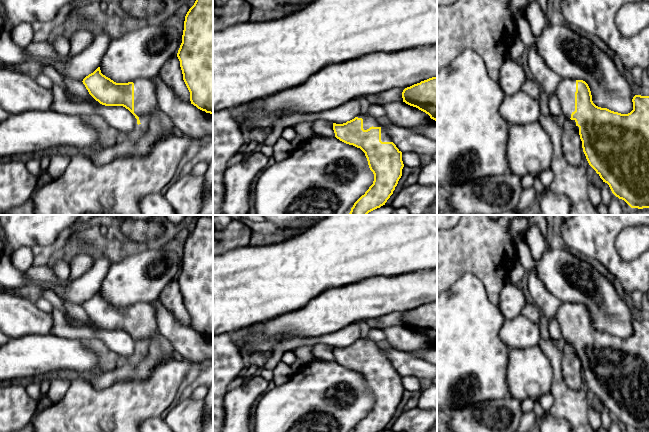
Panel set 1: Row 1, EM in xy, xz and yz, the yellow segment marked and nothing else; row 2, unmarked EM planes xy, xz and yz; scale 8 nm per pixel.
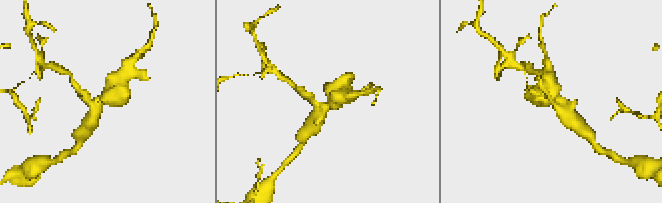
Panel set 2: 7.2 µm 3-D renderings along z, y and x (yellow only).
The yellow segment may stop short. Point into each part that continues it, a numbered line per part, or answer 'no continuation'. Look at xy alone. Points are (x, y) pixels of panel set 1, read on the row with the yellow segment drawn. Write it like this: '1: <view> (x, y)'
1: xy (145, 100)

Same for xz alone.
1: xz (368, 121)

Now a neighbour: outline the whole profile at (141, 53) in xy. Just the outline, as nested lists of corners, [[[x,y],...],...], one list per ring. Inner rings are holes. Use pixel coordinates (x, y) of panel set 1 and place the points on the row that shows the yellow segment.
[[[169,22],[148,25],[113,38],[99,67],[103,75],[116,83],[133,82],[138,78],[151,79],[171,57],[177,55],[181,43],[181,35]]]

